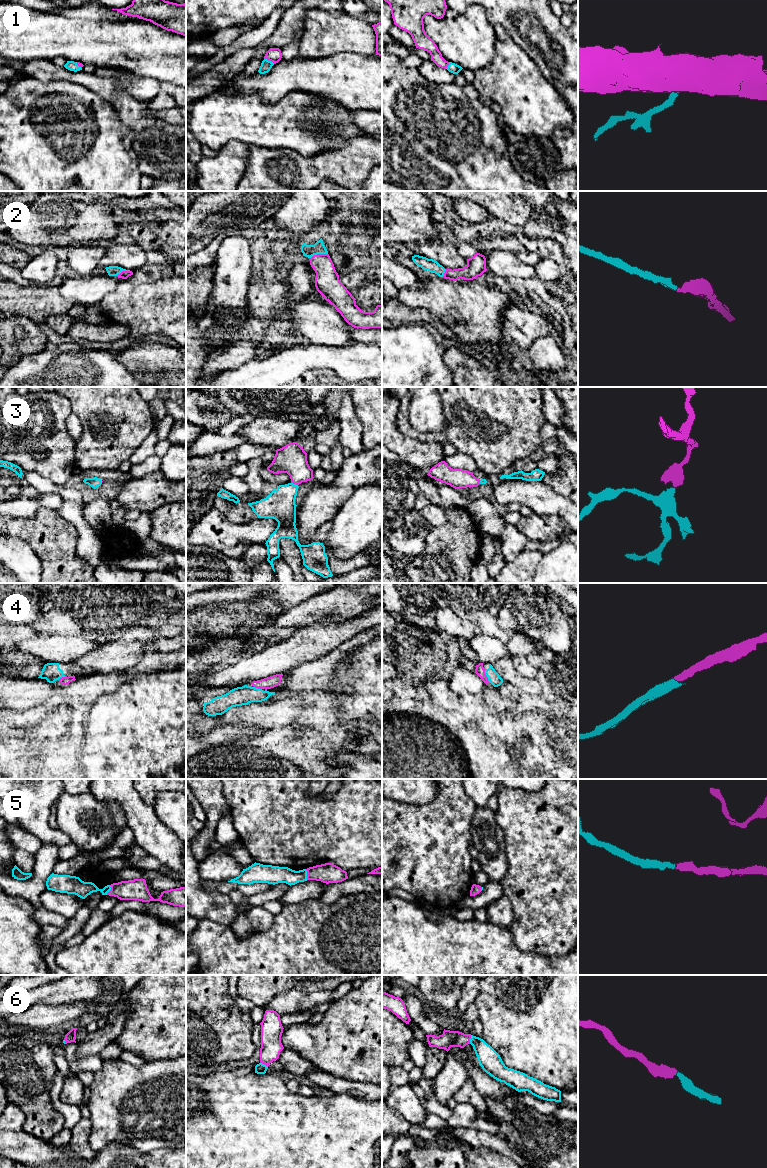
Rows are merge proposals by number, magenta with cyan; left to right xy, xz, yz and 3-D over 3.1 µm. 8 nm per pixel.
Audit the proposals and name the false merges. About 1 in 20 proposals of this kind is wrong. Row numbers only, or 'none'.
none

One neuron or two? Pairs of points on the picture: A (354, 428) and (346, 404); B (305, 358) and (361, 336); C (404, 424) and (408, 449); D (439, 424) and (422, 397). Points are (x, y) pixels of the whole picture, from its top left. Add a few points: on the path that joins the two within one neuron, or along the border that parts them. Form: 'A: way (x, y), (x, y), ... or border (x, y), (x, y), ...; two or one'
A: way (349, 422), (346, 410); one
B: border (353, 328), (351, 339), (354, 342), (371, 344); two
C: border (396, 414), (396, 426), (404, 434), (429, 441); two
D: way (432, 417), (426, 411), (426, 404); one

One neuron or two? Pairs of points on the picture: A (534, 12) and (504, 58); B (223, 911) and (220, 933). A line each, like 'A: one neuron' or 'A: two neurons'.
A: two neurons
B: two neurons

